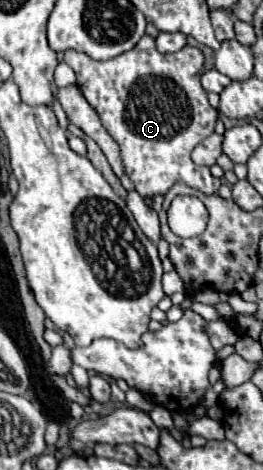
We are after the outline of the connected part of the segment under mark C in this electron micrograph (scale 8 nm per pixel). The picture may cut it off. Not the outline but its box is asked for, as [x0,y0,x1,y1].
[64,35,222,197]

